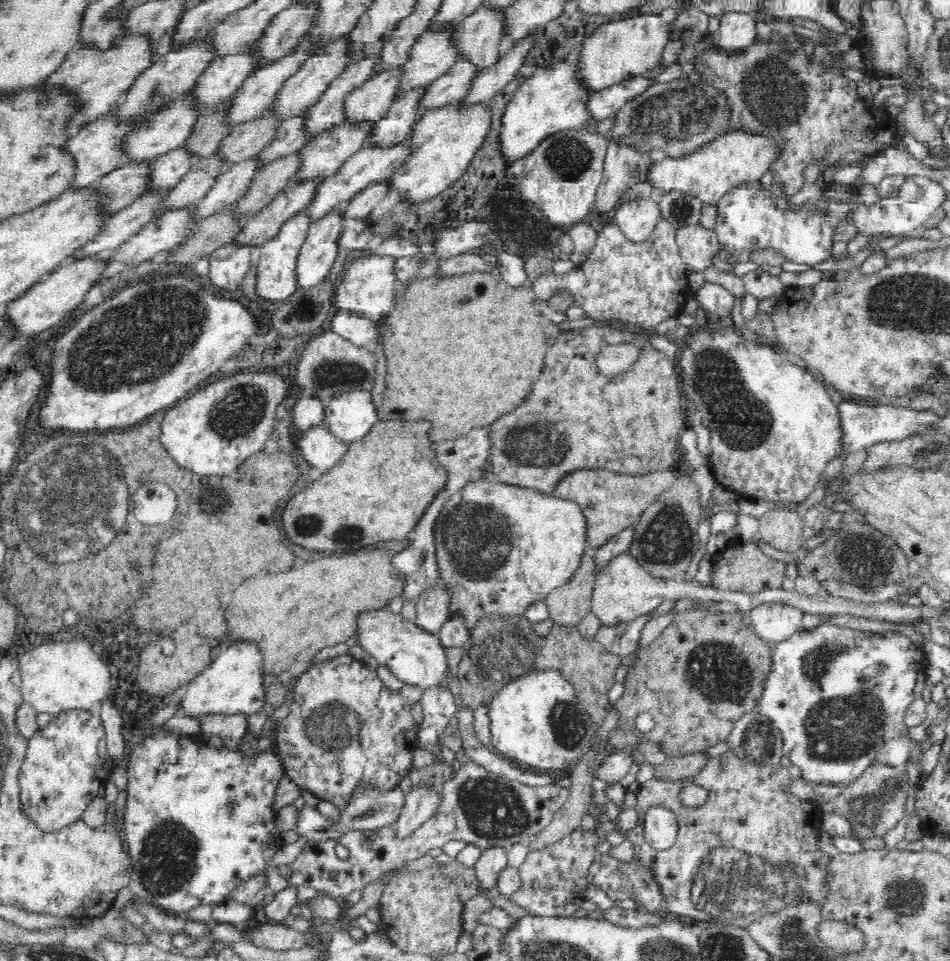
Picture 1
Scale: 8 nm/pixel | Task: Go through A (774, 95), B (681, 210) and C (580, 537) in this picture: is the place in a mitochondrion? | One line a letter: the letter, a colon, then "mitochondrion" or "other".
A: mitochondrion
B: mitochondrion
C: other

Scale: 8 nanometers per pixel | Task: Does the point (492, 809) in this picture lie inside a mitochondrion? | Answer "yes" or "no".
yes

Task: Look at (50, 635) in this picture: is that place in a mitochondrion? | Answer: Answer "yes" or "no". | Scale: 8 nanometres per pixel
no

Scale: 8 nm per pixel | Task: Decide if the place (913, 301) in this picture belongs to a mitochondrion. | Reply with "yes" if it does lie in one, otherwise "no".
yes

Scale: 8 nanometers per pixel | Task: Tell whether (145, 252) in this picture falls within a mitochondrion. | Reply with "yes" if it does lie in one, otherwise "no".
no

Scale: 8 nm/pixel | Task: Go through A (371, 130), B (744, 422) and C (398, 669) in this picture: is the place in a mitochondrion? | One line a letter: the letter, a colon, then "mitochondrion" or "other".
A: other
B: mitochondrion
C: other

